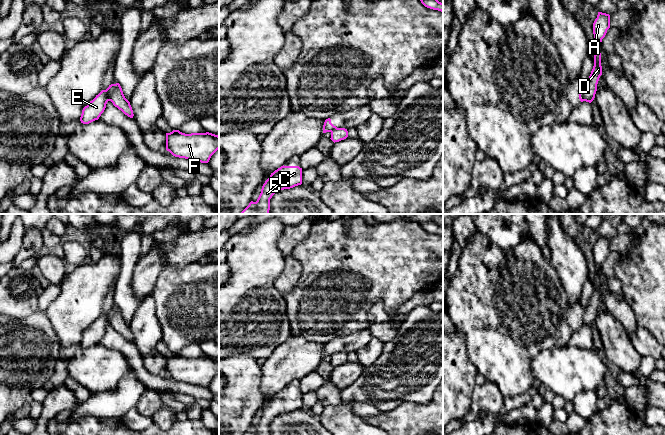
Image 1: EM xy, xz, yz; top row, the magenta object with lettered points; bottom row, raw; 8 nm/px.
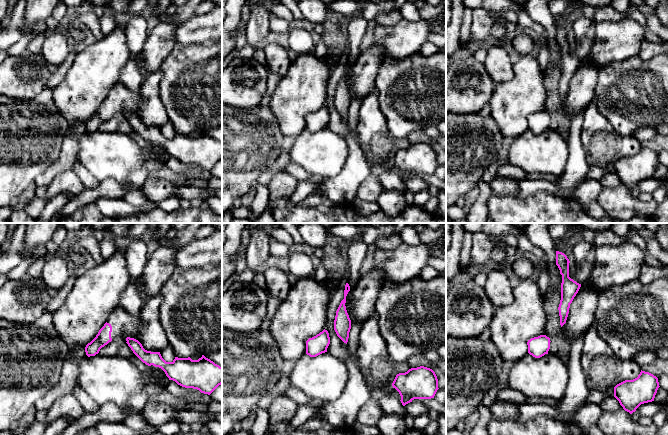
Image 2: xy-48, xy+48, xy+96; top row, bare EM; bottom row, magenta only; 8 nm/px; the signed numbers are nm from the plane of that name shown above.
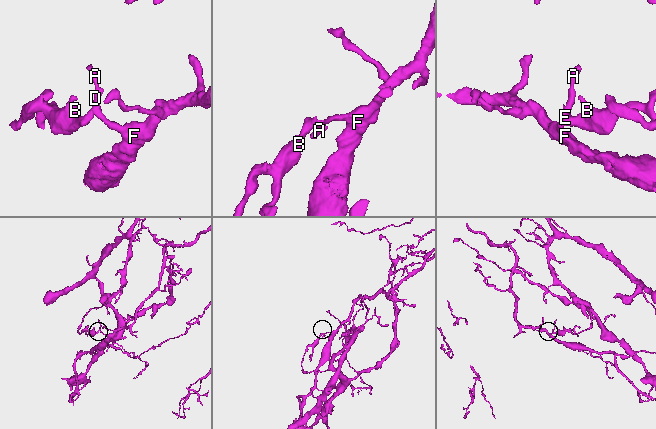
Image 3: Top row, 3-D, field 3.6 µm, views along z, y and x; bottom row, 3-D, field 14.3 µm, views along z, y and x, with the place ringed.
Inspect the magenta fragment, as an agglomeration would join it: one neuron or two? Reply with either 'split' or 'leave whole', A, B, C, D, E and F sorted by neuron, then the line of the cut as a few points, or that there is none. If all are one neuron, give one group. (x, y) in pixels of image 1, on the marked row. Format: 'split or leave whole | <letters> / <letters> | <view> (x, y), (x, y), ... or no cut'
split | A D F / B C E | xy (119, 85), (114, 85), (110, 89), (109, 100)

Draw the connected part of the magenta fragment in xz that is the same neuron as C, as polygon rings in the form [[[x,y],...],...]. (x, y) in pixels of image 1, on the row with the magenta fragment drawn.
[[[283,165],[265,181],[257,201],[251,201],[240,214],[269,214],[270,199],[275,193],[301,184],[302,168]]]

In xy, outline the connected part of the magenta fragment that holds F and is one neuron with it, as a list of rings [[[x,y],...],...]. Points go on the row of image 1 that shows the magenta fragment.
[[[179,130],[166,133],[166,150],[173,156],[208,163],[219,149],[219,136],[206,133],[185,134]]]

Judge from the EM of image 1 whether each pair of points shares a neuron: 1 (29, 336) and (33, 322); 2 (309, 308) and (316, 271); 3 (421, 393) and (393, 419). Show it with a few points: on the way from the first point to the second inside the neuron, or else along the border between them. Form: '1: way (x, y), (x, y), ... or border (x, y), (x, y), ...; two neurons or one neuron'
1: way (32, 333), (33, 325); one neuron
2: way (309, 299), (316, 292), (316, 280); one neuron
3: border (432, 395), (424, 403), (402, 402); two neurons

